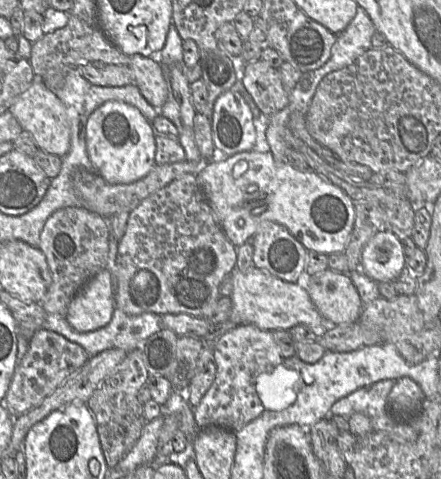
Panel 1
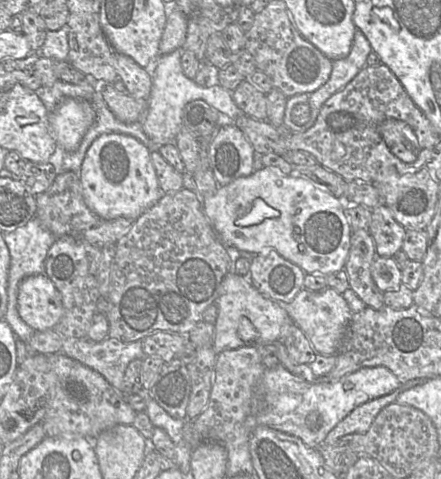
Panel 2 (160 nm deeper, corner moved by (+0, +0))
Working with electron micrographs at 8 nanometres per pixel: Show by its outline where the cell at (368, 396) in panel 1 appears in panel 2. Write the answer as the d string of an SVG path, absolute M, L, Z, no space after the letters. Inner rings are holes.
M403 384L389 394L372 399L356 407L329 432L324 442L331 445L345 435L367 433L377 415L386 406L395 402L402 392L402 386Z

